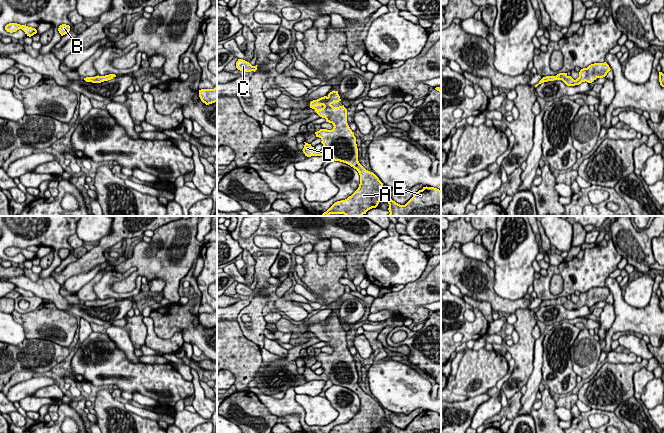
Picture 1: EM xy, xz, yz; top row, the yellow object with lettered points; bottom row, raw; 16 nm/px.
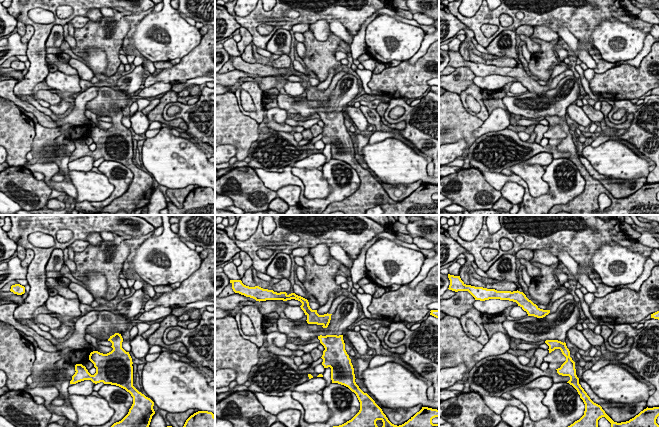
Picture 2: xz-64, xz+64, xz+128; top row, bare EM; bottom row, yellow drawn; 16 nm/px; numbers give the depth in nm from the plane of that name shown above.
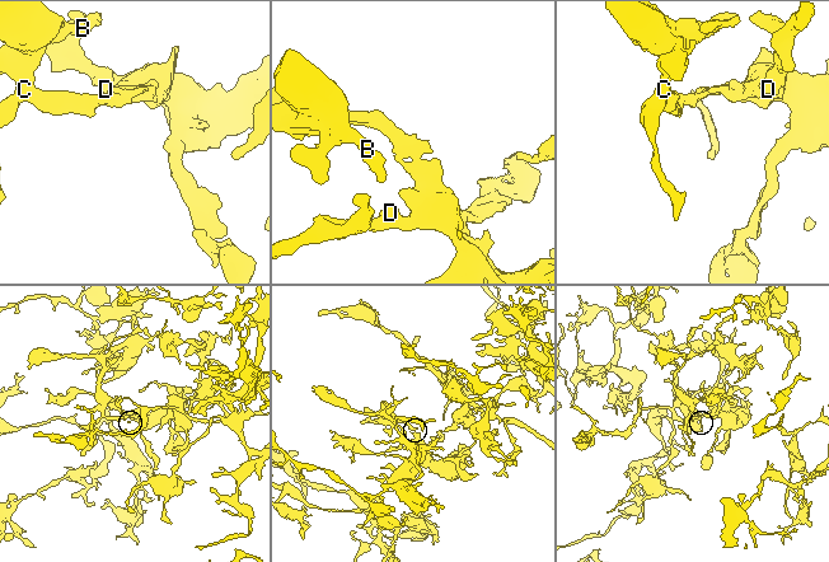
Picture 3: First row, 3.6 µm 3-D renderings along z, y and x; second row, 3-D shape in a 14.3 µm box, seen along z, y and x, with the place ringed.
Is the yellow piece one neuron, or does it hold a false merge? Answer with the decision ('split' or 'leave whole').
leave whole

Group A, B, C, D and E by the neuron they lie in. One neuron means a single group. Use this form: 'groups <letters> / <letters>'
groups A B C D E

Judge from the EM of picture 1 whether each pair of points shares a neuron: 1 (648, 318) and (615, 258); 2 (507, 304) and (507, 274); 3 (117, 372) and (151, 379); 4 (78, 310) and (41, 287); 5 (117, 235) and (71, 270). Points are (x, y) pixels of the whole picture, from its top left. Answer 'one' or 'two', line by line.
1: two
2: two
3: one
4: one
5: one

